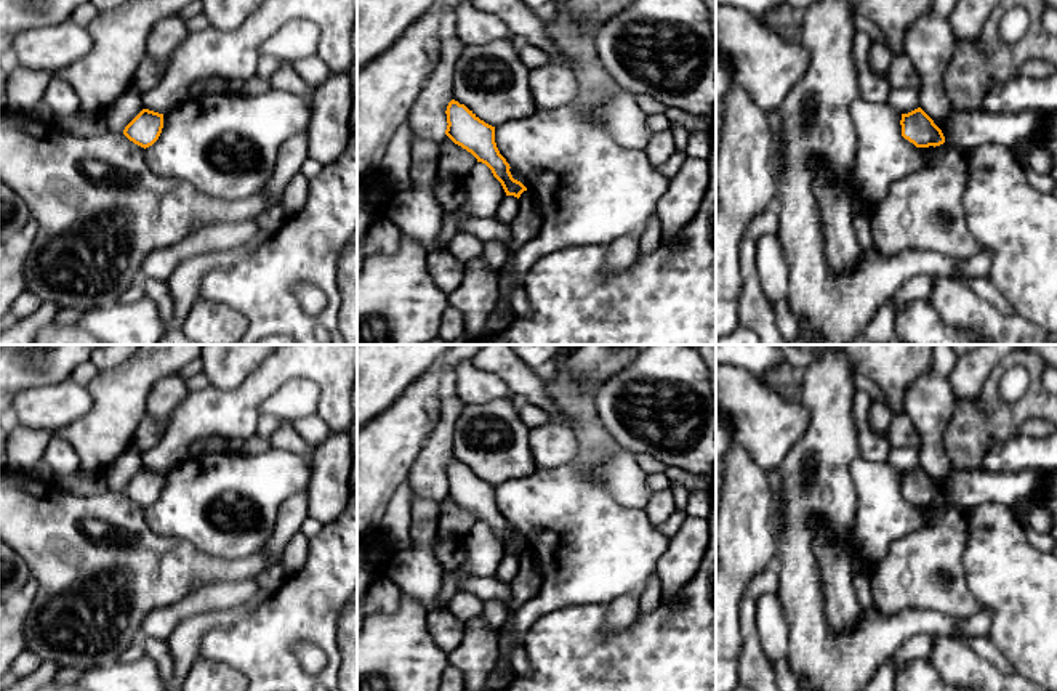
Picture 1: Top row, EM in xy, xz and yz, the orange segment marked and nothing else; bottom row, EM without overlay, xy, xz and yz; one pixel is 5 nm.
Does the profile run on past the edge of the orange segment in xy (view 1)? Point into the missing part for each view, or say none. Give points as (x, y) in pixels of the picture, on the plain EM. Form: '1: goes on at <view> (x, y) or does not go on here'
1: does not go on here

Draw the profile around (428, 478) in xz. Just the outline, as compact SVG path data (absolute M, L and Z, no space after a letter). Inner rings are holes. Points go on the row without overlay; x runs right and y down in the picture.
M447 372L442 377L439 420L421 452L410 468L410 487L415 495L442 500L447 489L447 465L453 459L453 431L456 418L464 407L455 391L455 375Z

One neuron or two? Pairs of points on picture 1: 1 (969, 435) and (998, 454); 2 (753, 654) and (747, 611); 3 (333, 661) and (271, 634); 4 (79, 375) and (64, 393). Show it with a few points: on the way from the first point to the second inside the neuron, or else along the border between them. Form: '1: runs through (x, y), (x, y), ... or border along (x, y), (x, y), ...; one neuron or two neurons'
1: border along (1020, 435), (995, 443), (979, 467); two neurons
2: runs through (751, 643), (748, 622); one neuron
3: runs through (325, 643), (314, 632), (289, 632); one neuron
4: border along (71, 377), (85, 387); two neurons

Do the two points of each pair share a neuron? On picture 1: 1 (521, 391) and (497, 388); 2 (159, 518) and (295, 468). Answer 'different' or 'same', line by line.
1: different
2: same

